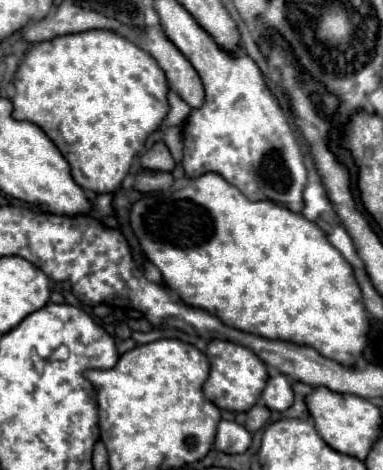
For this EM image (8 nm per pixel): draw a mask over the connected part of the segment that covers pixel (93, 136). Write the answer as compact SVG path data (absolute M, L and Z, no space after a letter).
M84 30L32 44L18 64L14 86L14 120L28 120L40 126L70 164L72 178L78 186L96 194L116 192L120 188L134 156L146 138L158 130L168 112L168 82L164 72L150 54L114 30Z

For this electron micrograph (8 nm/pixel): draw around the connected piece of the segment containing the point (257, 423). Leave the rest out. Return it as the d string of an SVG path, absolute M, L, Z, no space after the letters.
M256 404L254 408L250 408L250 412L242 412L236 414L236 422L242 424L248 432L258 432L270 418L270 410L264 404Z

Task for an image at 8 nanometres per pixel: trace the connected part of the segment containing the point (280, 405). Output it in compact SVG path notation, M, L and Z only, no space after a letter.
M274 374L266 384L266 392L262 392L262 402L270 410L278 410L278 412L284 412L286 408L290 408L294 402L290 380L282 374Z

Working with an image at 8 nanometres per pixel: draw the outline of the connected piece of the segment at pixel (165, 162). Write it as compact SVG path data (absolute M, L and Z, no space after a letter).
M156 142L142 158L140 158L142 168L148 170L160 170L160 172L172 172L172 168L176 166L168 146L164 142Z

